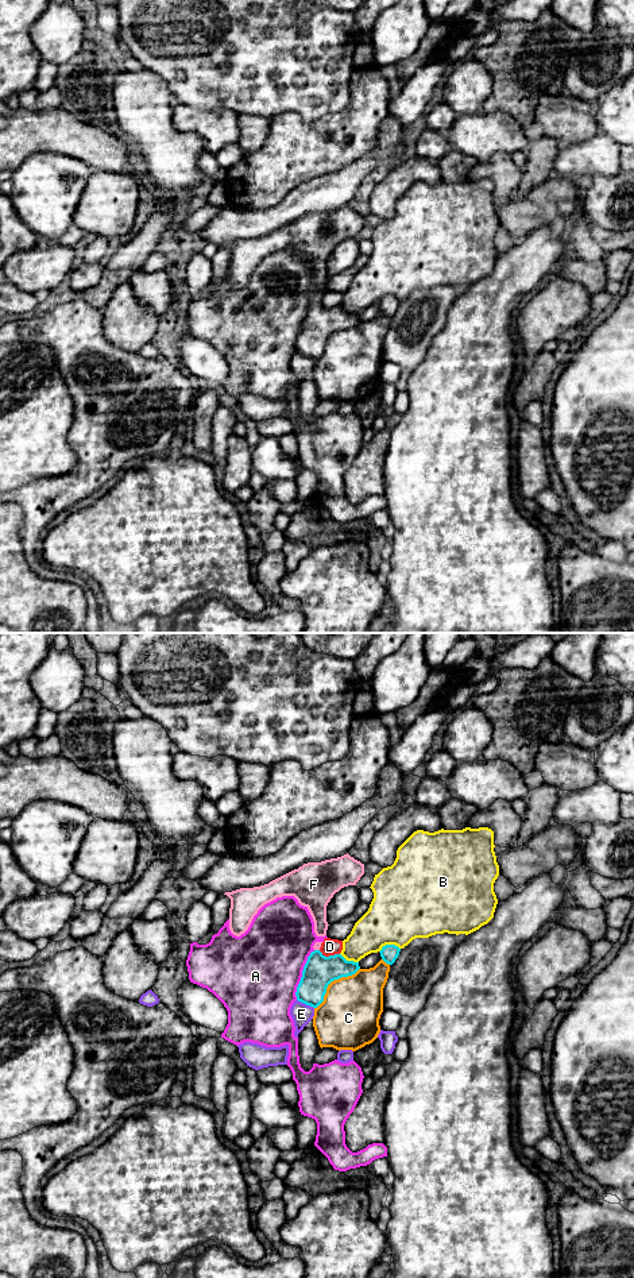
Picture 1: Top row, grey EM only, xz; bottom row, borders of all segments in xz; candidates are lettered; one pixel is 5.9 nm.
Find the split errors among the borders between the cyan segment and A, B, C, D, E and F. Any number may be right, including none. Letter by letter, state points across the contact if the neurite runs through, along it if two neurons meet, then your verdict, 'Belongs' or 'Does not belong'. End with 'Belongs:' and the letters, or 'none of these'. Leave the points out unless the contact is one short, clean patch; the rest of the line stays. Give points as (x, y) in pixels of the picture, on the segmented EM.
A: Does not belong
B: Does not belong
C: Does not belong
D: Does not belong
E: Does not belong
F: Path across: xz (319, 972), (317, 950), (317, 945). Belongs
Belongs: F

